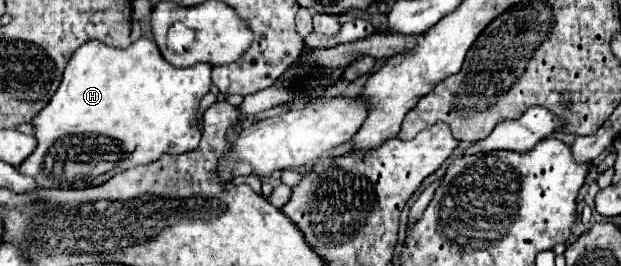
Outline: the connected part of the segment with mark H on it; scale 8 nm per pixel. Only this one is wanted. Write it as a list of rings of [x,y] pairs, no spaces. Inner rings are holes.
[[[140,38],[132,42],[126,50],[104,46],[98,40],[86,42],[72,54],[64,70],[62,84],[52,96],[52,100],[48,102],[48,106],[40,110],[40,114],[32,120],[38,146],[30,154],[30,158],[20,164],[18,170],[26,176],[32,176],[40,188],[68,188],[68,186],[84,188],[84,186],[104,184],[108,178],[120,174],[122,170],[128,170],[130,166],[150,164],[162,154],[182,154],[194,150],[200,142],[200,130],[198,126],[192,124],[192,120],[196,116],[200,100],[210,90],[212,84],[210,70],[212,66],[208,64],[194,64],[190,68],[180,68],[176,72],[176,68],[162,58],[156,42],[148,38]],[[94,136],[108,136],[120,142],[120,148],[114,148],[114,156],[112,156],[114,162],[108,156],[108,148],[96,148]],[[88,158],[104,162],[104,166],[112,170],[94,170],[96,166],[88,168],[86,164],[90,162]]]

